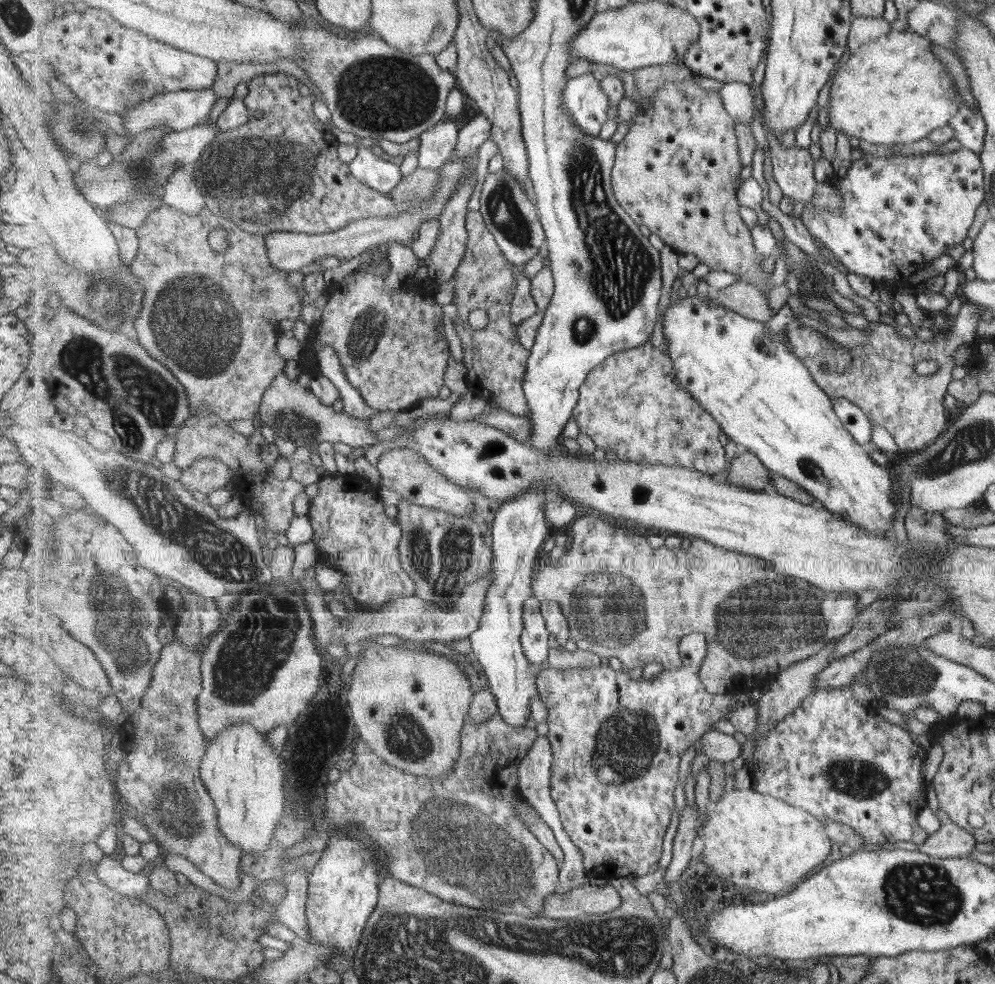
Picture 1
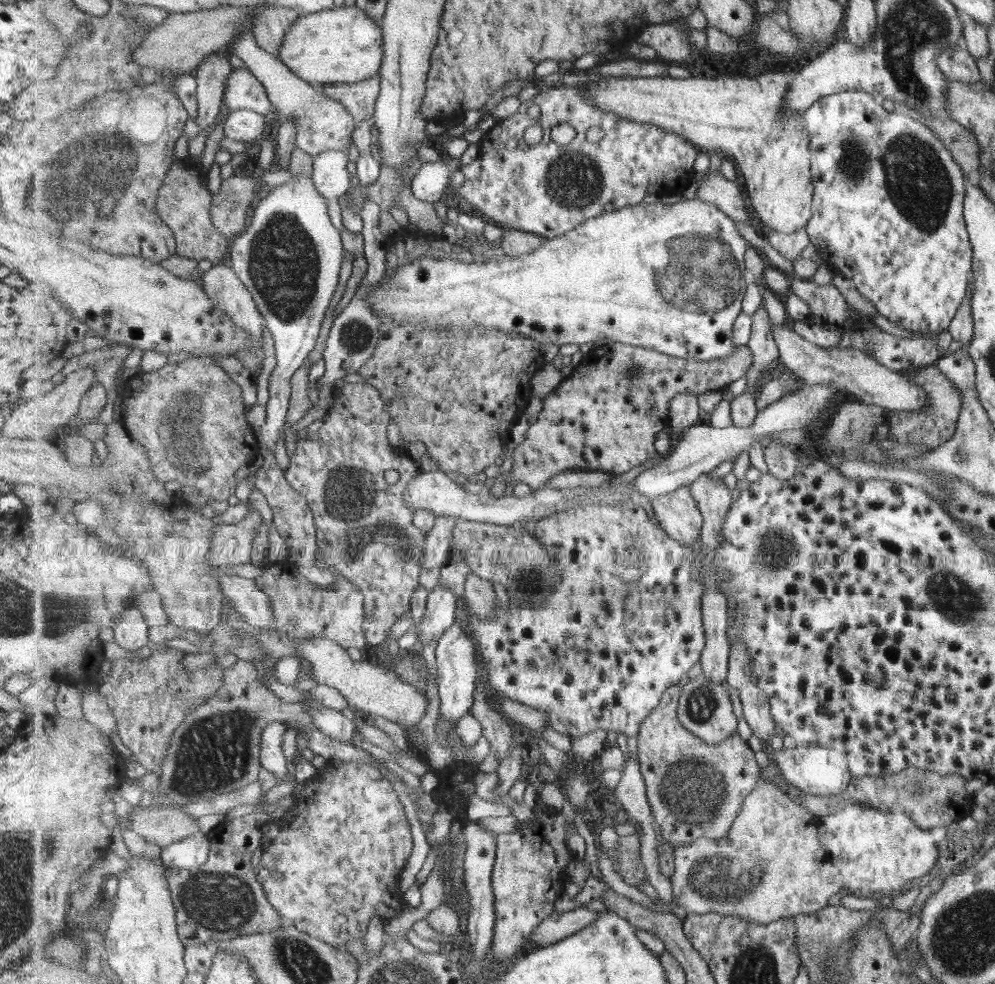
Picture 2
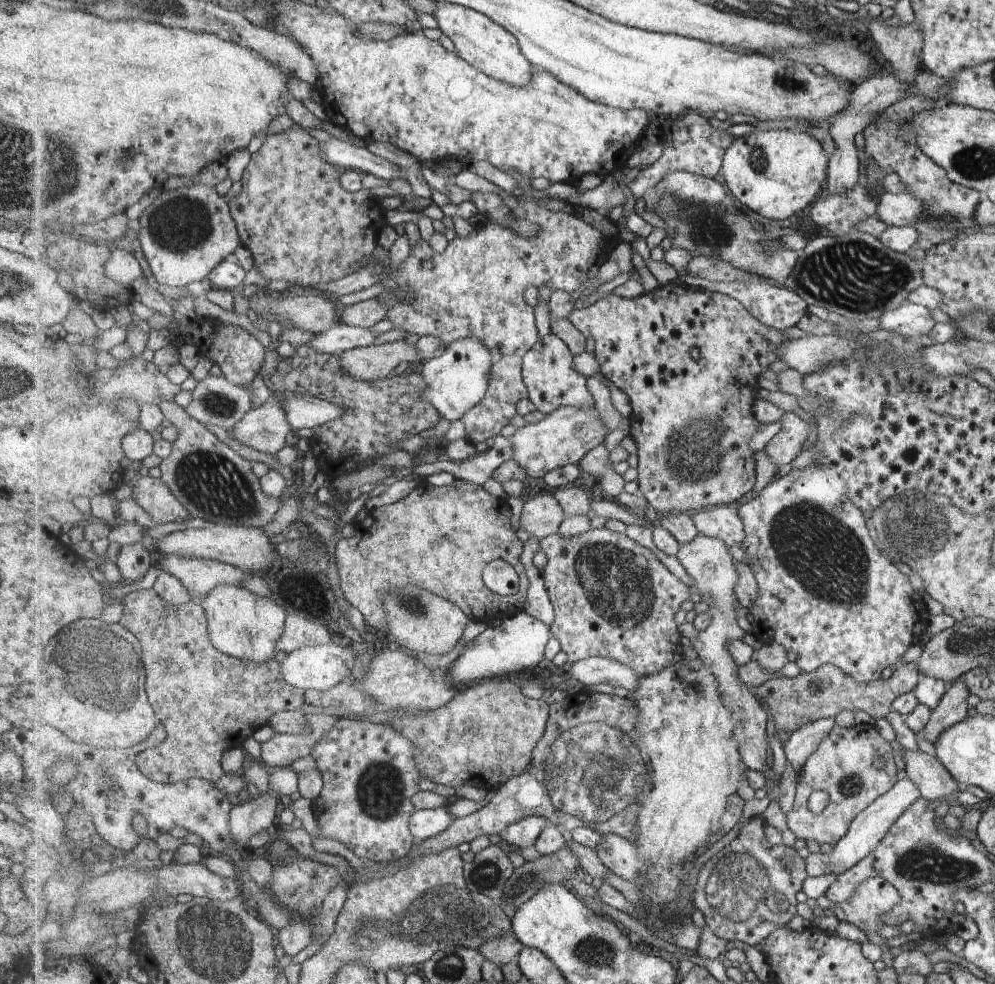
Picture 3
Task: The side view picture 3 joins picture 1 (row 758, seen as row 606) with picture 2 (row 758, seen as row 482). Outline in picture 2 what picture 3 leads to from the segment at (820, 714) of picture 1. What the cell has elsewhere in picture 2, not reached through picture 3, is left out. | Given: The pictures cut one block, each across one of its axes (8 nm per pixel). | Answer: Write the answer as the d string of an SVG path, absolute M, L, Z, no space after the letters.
M755 734L749 738L748 743L752 750L754 752L765 752L769 761L778 767L786 782L795 786L795 788L799 788L807 794L818 794L819 796L841 794L849 788L853 774L847 766L847 758L840 751L818 745L798 745L793 750L773 751L759 739Z

